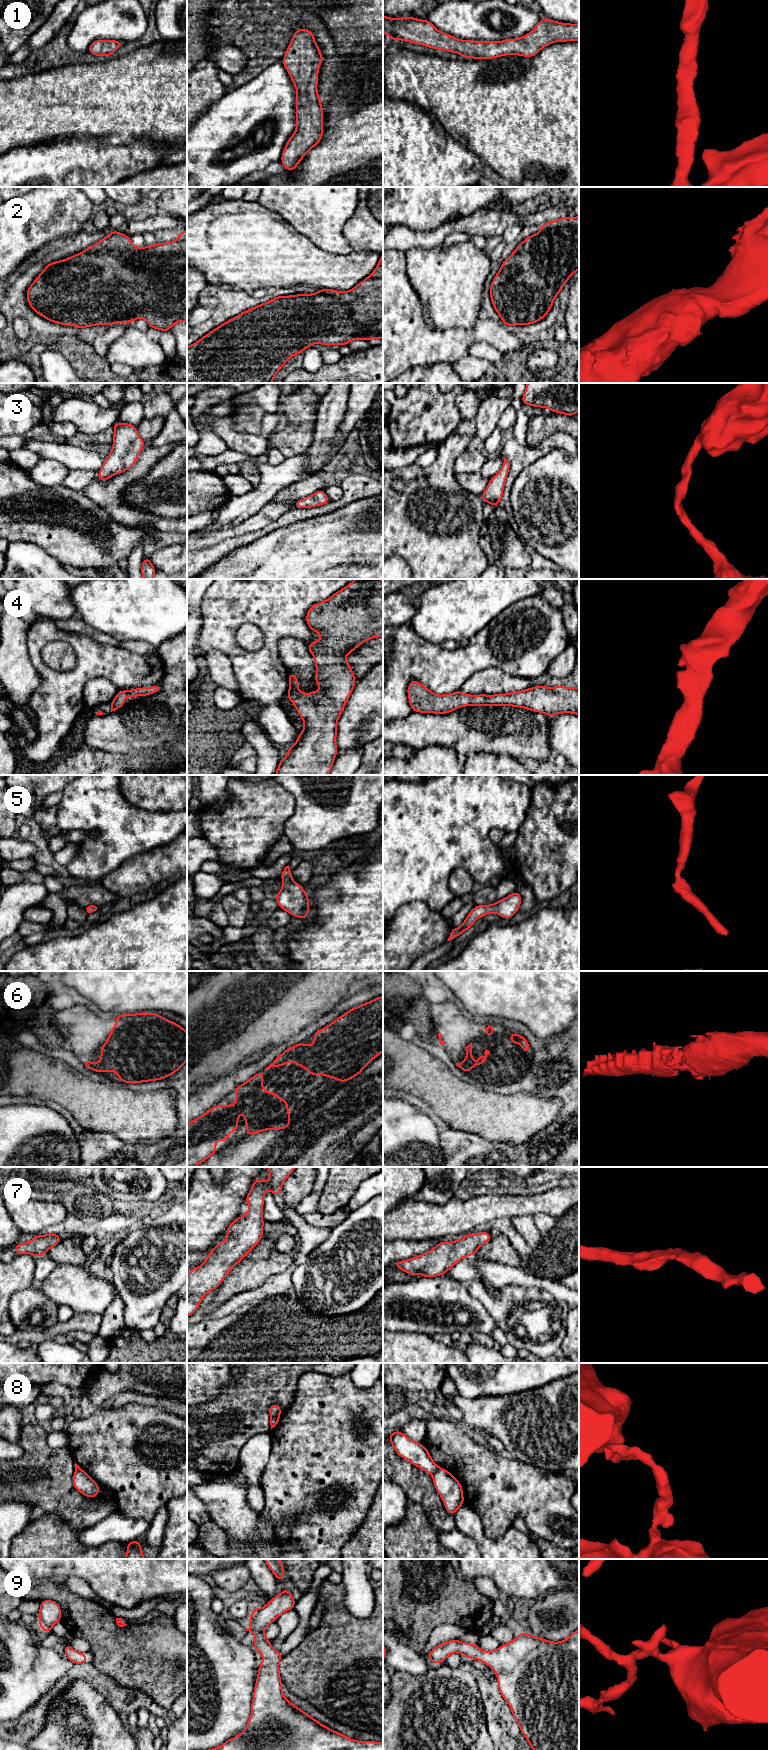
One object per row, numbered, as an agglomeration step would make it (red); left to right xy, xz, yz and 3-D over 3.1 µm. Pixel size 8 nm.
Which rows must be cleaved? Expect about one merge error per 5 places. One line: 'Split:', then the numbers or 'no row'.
Split: 8

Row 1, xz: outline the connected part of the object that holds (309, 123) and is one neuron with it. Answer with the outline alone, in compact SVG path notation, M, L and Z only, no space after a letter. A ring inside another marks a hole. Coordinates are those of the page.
M297 29L282 59L297 91L296 131L289 138L281 156L287 171L294 171L301 159L323 135L323 110L317 92L318 67L324 57L313 32Z

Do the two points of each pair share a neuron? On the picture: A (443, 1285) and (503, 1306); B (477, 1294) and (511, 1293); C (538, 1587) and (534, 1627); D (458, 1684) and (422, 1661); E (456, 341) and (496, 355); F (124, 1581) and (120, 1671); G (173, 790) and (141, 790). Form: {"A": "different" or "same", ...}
{"A": "different", "B": "same", "C": "different", "D": "different", "E": "different", "F": "different", "G": "same"}

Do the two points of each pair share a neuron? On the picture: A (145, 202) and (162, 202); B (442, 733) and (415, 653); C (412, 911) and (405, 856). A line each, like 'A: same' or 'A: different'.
A: different
B: different
C: different

